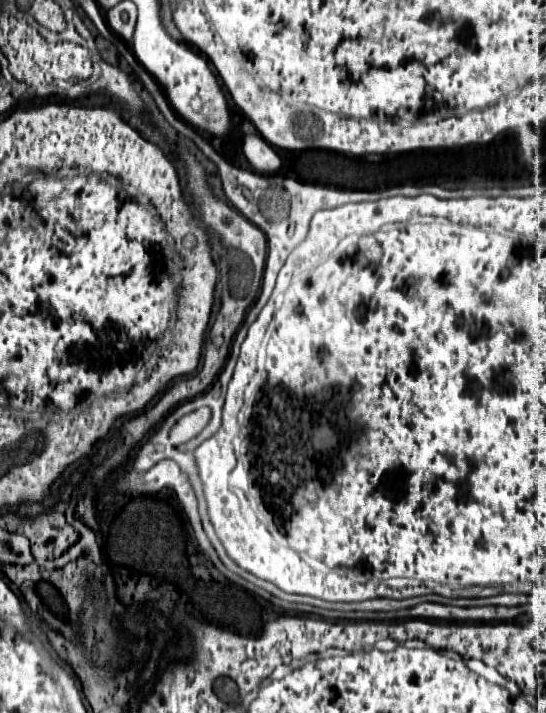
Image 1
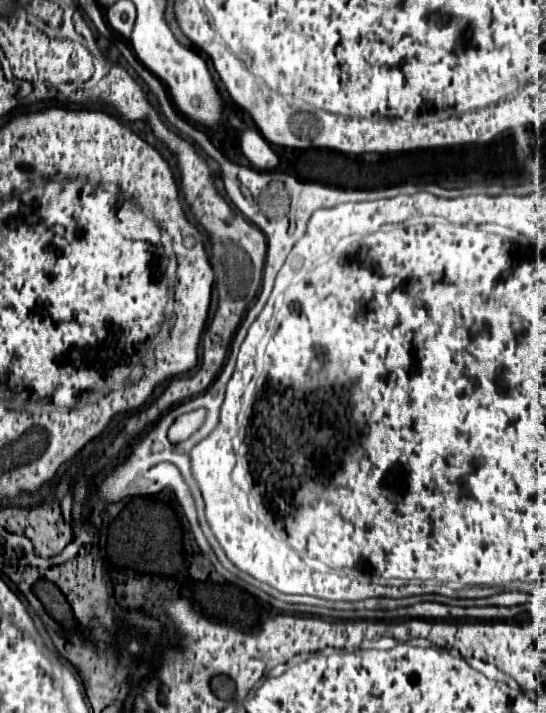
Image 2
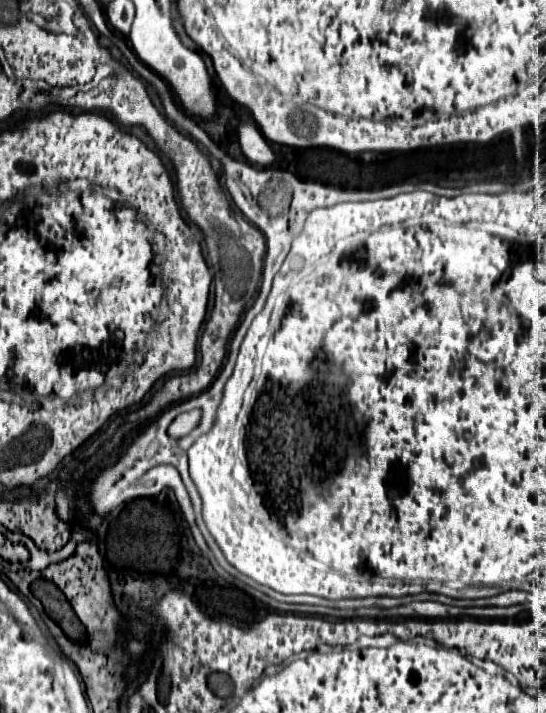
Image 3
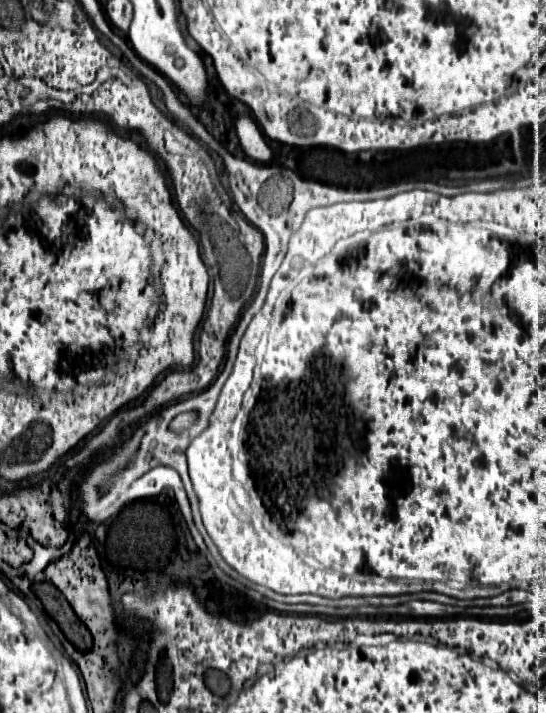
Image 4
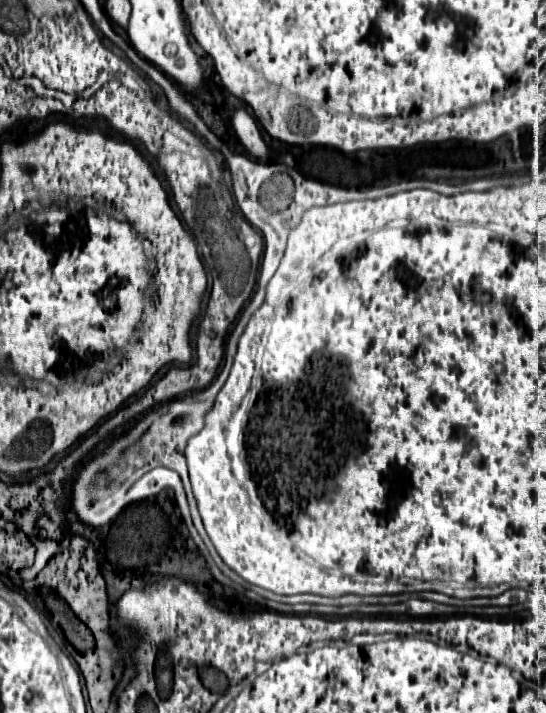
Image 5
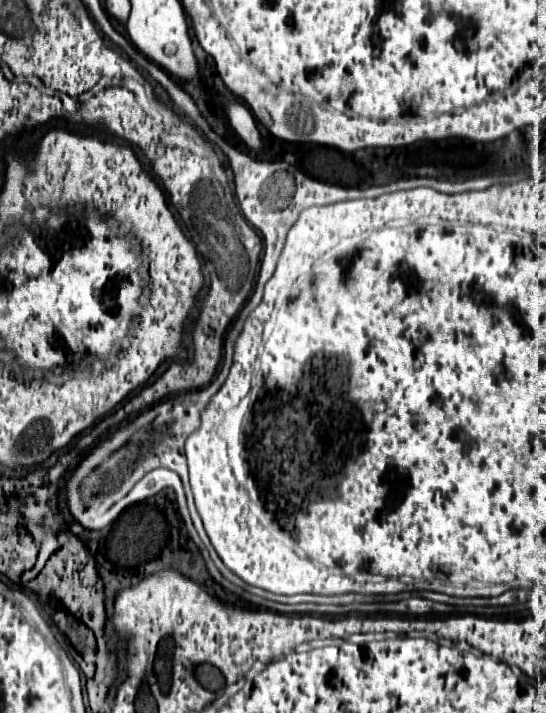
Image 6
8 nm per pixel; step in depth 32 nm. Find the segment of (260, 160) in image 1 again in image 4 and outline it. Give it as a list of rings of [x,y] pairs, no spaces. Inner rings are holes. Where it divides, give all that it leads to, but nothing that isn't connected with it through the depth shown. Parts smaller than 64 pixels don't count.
[[[238,116],[236,118],[236,132],[240,138],[240,146],[244,150],[244,154],[260,164],[268,164],[272,160],[272,150],[266,144],[262,132],[258,130],[258,126],[254,124],[252,118],[248,116]]]

